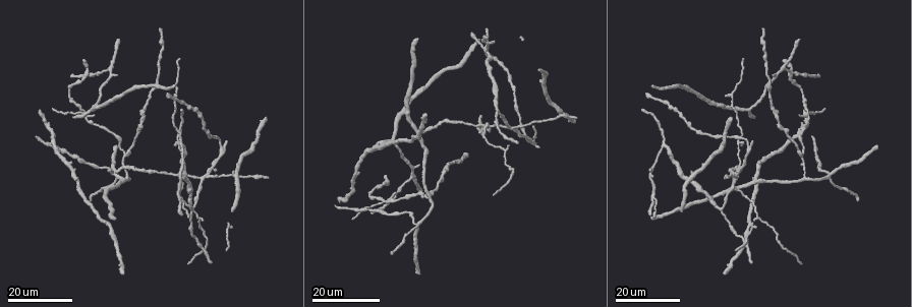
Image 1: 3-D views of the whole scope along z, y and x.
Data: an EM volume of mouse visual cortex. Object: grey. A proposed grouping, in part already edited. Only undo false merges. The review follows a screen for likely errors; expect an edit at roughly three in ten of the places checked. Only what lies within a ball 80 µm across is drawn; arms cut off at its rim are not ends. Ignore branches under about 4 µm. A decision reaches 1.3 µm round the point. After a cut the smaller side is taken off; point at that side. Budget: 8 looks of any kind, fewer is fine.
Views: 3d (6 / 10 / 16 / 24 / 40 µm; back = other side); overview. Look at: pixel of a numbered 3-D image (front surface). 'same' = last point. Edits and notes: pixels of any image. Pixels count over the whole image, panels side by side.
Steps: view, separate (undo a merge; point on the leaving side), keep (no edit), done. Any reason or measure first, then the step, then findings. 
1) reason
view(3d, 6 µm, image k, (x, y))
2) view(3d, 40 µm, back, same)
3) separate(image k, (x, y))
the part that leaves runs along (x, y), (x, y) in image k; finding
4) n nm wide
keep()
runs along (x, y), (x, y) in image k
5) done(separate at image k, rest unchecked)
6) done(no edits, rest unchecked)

view(3d, 16 µm, image 1, (202, 179))

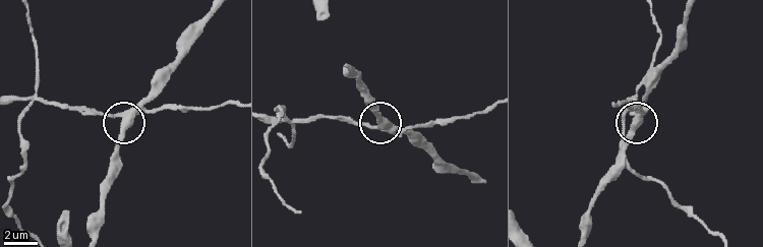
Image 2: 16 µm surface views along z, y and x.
view(3d, 6 µm, image 2, (386, 120))

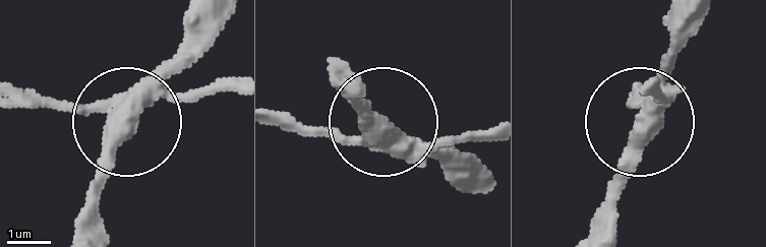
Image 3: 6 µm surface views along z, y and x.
separate(image 3, (196, 95))
the part that leaves runs along (129, 97), (23, 97) in image 3; two neurons meet here

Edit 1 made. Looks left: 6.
calibre changes
view(3d, 16 µm, image 1, (219, 145))

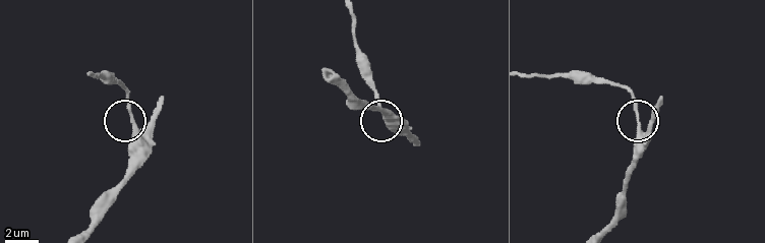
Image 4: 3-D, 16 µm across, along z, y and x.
view(3d, 6 µm, image 4, (640, 125))

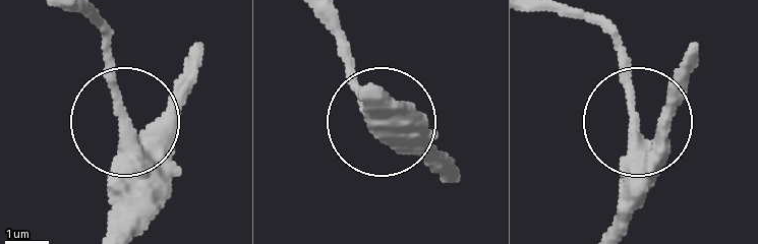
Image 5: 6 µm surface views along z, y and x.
keep()
runs along (579, 11), (616, 51), (634, 117), (623, 233) in image 5; one neuron here

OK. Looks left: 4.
view(overview)

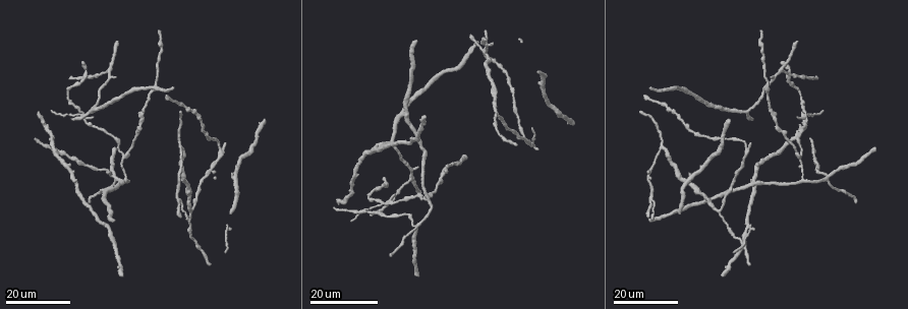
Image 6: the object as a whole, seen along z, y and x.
three-way junction
view(3d, 24 µm, image 6, (191, 212))

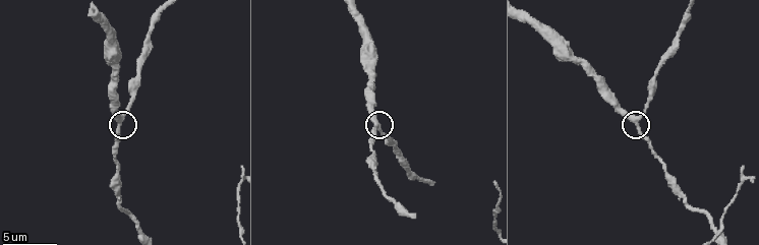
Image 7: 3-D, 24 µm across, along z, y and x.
closer look
view(3d, 10 µm, image 7, (633, 121))

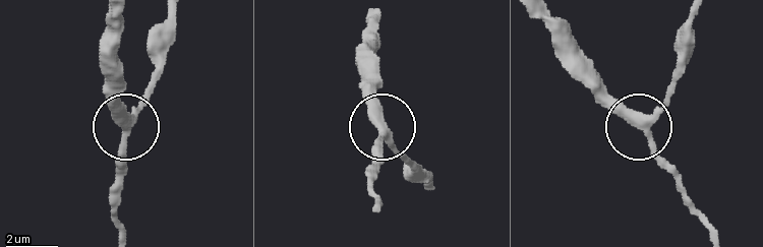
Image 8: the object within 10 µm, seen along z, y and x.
330 nm wide
keep()
one neuron here

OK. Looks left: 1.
done(separate at image 3, rest unchecked)

